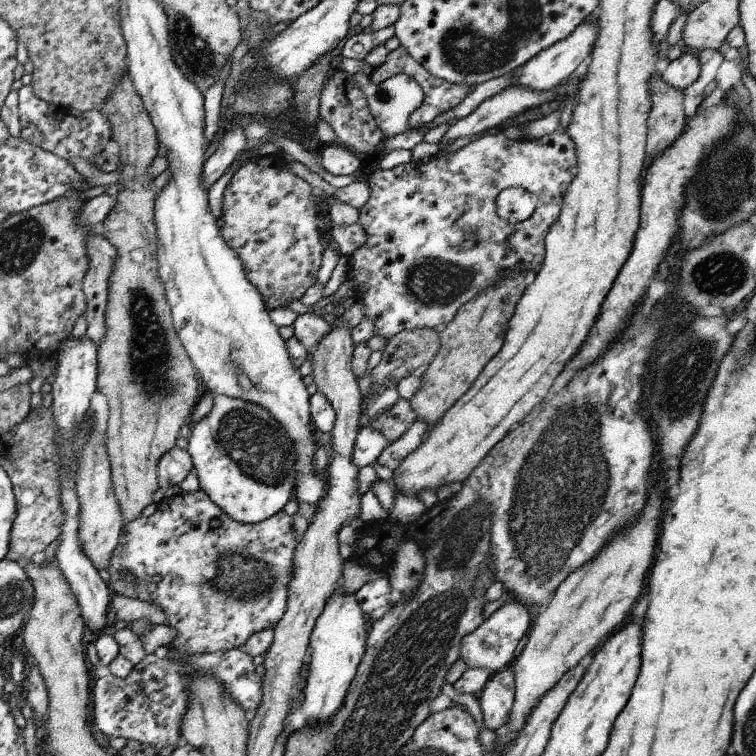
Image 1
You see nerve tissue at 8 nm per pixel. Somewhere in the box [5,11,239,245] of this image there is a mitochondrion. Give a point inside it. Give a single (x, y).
(194, 54)

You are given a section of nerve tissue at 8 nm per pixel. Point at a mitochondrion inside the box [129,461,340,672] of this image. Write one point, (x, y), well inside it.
(239, 578)

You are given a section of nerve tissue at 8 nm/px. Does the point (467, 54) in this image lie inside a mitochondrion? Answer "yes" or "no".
yes

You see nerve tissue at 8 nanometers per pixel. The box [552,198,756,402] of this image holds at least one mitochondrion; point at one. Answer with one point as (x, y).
(721, 274)

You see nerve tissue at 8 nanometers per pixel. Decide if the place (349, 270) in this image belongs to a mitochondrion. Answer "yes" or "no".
no

